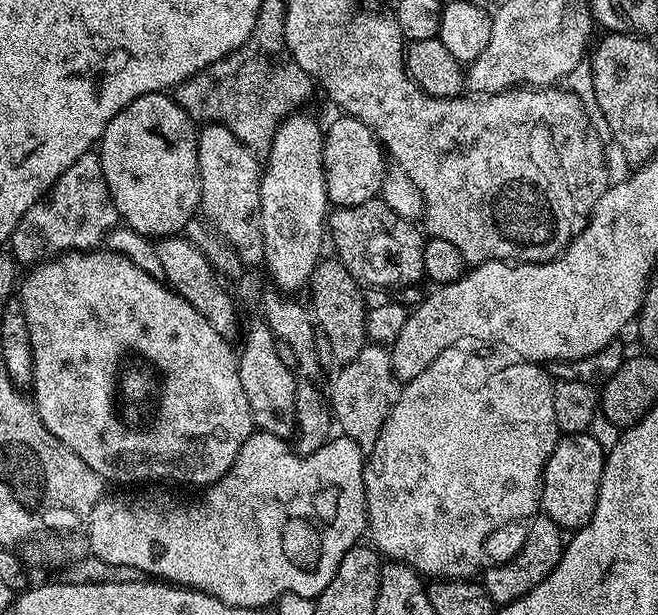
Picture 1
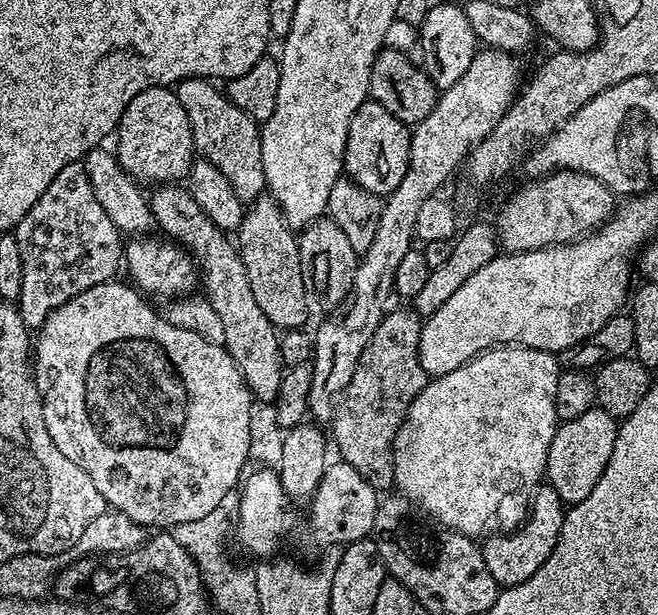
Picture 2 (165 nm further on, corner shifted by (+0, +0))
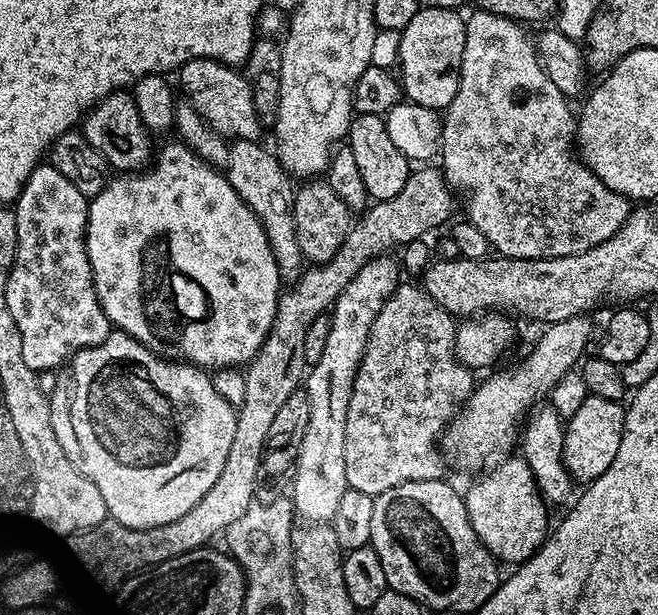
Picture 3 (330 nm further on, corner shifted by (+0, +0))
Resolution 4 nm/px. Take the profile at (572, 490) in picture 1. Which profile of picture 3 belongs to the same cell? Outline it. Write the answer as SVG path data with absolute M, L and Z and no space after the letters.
M588 395L586 402L582 402L582 407L568 419L564 430L564 465L573 481L591 482L602 478L602 474L606 474L606 470L610 470L610 462L614 462L614 458L618 454L618 445L622 443L625 411L625 405L621 401Z

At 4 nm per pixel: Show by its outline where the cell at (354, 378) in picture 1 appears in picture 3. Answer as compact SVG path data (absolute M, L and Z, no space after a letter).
M408 282L401 283L386 306L382 306L378 318L374 318L346 410L346 482L349 488L374 498L386 490L394 490L394 486L402 486L402 482L439 480L445 475L445 457L438 447L440 438L474 387L473 369L456 357L457 327L453 316L434 303L423 287L416 285L415 288Z

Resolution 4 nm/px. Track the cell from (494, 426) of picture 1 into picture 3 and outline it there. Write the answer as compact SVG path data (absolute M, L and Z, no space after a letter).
M587 315L575 316L574 318L566 318L566 322L554 322L553 324L547 325L547 327L545 327L545 328L543 329L544 337L542 337L541 340L538 341L537 344L533 346L533 348L532 348L532 353L530 353L529 356L526 357L525 360L522 361L521 364L517 366L517 368L512 368L512 369L509 370L509 372L496 372L496 371L493 371L491 374L488 374L488 375L492 375L492 374L493 374L493 376L488 376L488 377L486 377L485 380L481 382L481 384L480 384L480 381L479 381L479 383L477 383L477 384L475 385L475 387L473 387L472 393L470 393L470 394L468 395L468 400L465 402L463 408L461 408L460 411L456 413L456 418L455 418L455 420L453 420L452 423L449 424L448 427L444 429L444 435L441 436L441 438L440 438L439 447L440 447L441 449L443 449L443 451L444 451L445 453L447 453L447 455L450 457L450 460L451 460L451 456L450 456L450 455L452 455L452 460L453 460L454 463L457 464L458 467L460 467L460 468L465 468L466 471L468 471L468 472L472 472L472 471L473 471L472 473L475 473L477 470L483 469L483 468L485 467L484 459L486 459L487 456L491 454L491 452L500 452L500 451L501 451L500 453L503 453L505 450L508 450L508 449L504 449L504 450L503 450L503 448L508 448L508 447L510 447L511 444L515 442L515 440L516 440L516 443L517 443L517 440L518 440L518 429L521 427L522 421L525 419L525 417L527 417L527 416L529 415L529 413L531 413L531 412L533 411L533 409L535 409L535 408L537 407L537 405L539 405L539 404L541 403L541 401L539 402L539 400L542 399L543 396L544 396L544 399L545 399L545 397L547 397L547 396L554 390L554 386L556 385L556 383L557 383L562 377L564 377L564 376L566 375L566 373L573 371L573 369L575 369L575 368L577 367L578 362L583 361L583 360L585 359L586 353L584 353L584 351L587 350L587 348L588 348L588 339L590 339L591 336L592 336L592 324L591 324L590 321L588 321L588 319L589 319L589 317L588 317Z

